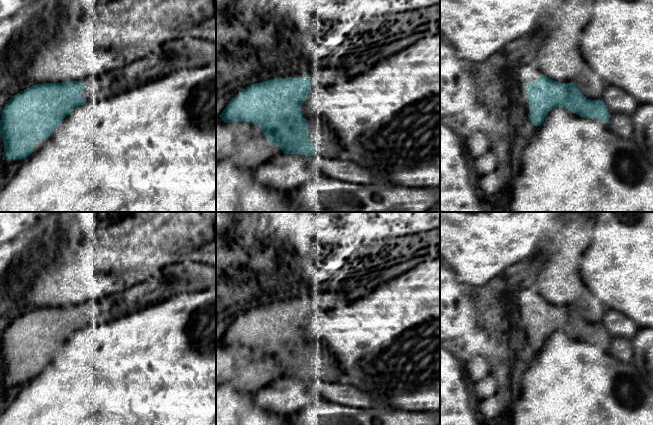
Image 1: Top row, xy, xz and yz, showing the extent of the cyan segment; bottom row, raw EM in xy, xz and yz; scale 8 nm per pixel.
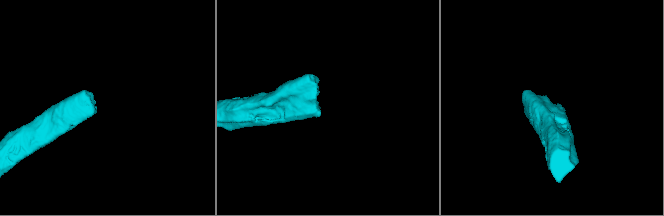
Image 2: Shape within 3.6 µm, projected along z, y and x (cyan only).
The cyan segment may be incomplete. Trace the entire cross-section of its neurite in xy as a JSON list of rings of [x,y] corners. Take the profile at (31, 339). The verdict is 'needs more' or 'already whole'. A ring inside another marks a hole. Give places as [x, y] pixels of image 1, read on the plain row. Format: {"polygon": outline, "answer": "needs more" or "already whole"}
{"polygon": [[[82,305],[35,308],[12,320],[5,328],[0,344],[0,359],[4,365],[3,384],[21,384],[31,379],[38,364],[48,362],[60,346],[86,323],[81,321]]], "answer": "already whole"}

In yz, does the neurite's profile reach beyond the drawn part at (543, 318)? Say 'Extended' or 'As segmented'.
As segmented

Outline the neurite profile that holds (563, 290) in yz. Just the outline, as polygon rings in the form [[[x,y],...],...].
[[[570,268],[565,276],[553,278],[549,284],[548,301],[554,305],[575,302],[582,294],[584,284],[576,269]]]

